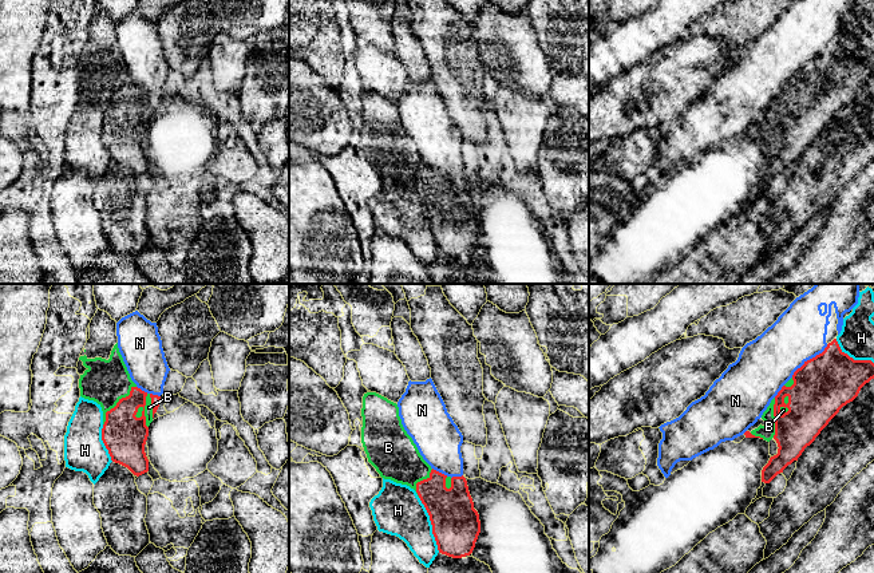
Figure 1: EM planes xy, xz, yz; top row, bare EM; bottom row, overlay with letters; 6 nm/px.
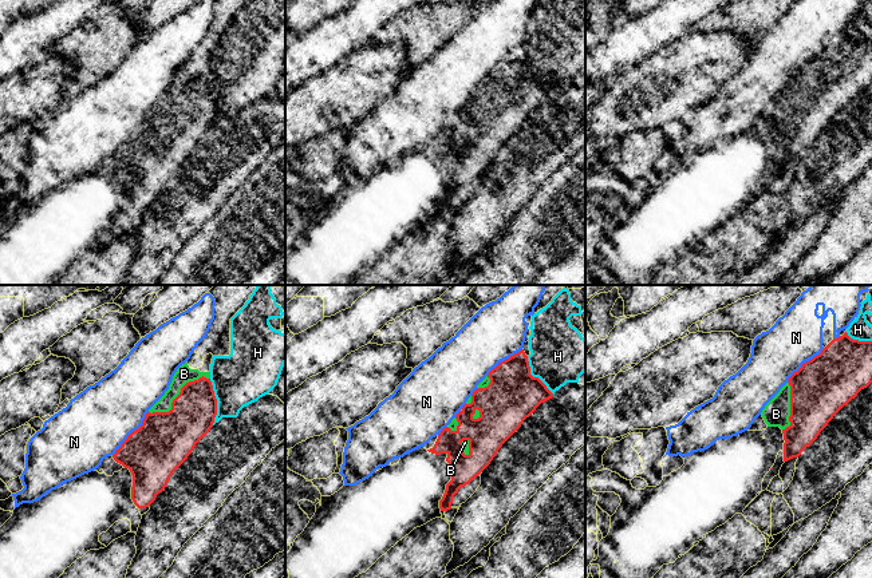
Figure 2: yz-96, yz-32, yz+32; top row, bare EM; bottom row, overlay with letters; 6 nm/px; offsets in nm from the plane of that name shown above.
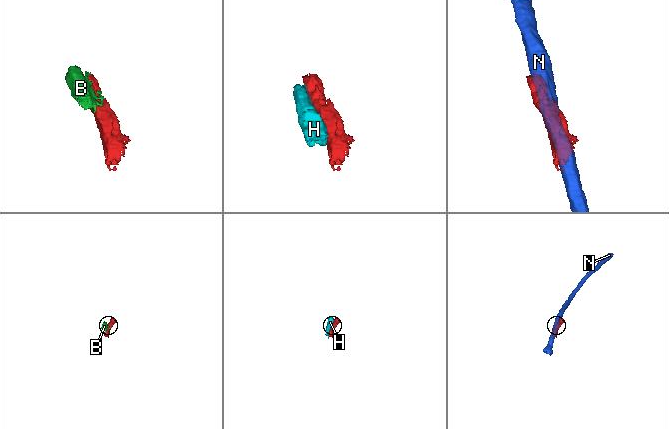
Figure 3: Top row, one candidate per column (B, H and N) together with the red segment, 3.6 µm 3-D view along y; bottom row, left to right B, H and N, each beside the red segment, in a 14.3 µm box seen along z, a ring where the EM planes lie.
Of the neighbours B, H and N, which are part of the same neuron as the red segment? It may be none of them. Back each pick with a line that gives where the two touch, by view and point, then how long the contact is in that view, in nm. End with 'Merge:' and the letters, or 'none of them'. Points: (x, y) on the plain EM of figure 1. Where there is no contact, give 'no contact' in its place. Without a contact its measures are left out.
Merge: none of them

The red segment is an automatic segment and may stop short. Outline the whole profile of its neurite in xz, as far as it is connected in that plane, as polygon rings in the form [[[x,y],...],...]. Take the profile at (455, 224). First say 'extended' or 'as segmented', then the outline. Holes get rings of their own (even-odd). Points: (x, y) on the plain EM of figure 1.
as segmented; [[[432,169],[427,179],[416,183],[416,193],[430,216],[439,253],[462,258],[472,253],[480,233],[480,221],[474,209],[466,178],[452,177],[450,189],[446,187],[446,178],[447,175]]]

